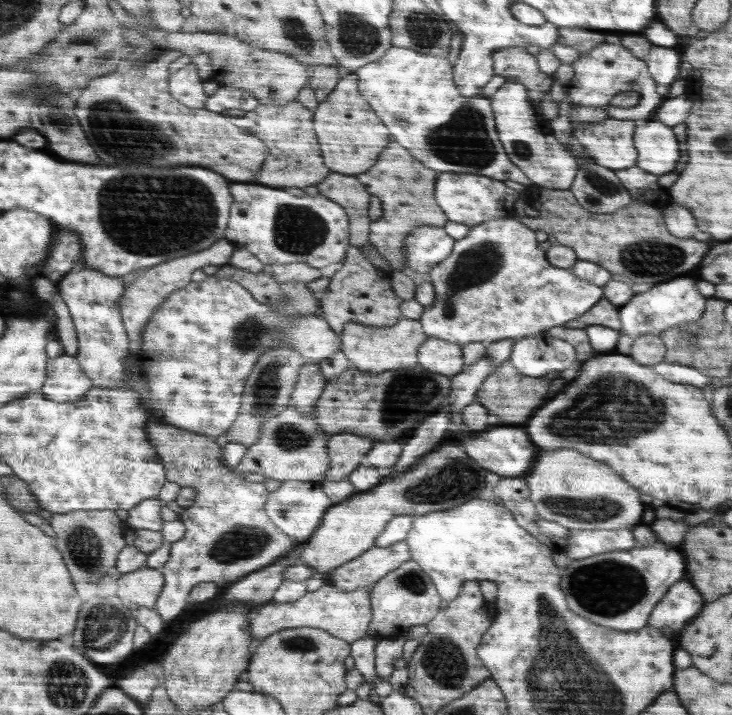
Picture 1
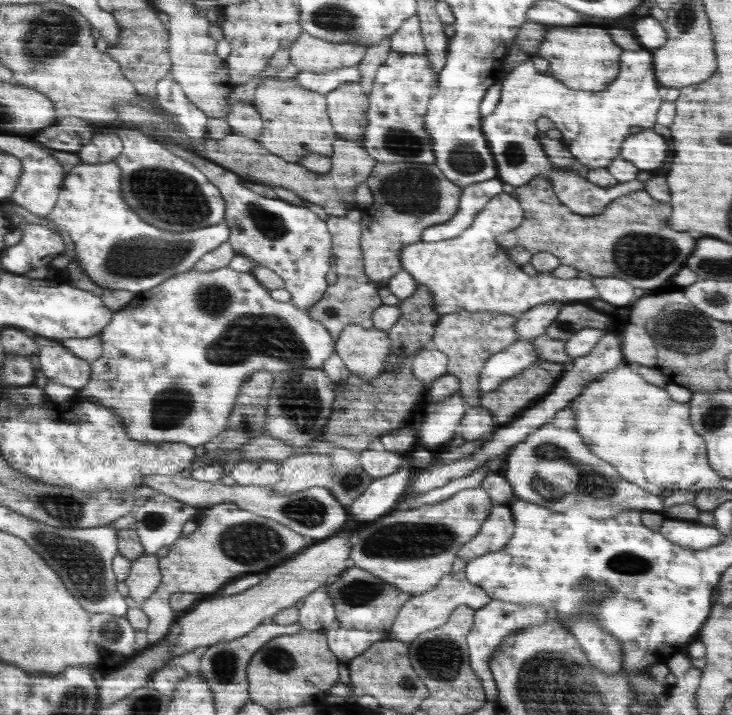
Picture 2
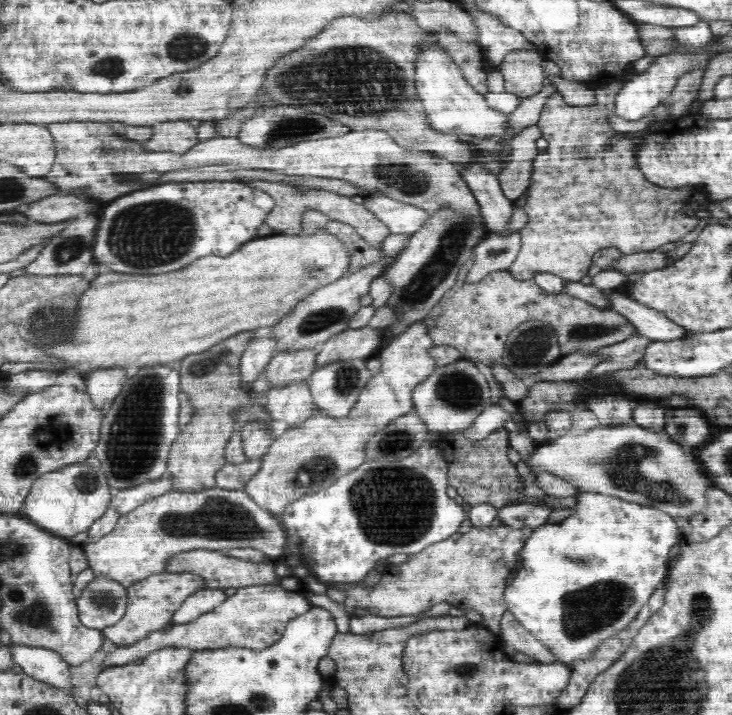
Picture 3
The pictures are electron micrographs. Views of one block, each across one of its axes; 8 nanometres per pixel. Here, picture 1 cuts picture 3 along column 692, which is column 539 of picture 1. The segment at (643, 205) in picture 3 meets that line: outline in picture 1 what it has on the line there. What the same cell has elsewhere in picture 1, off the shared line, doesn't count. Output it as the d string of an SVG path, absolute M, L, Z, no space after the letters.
M540 188L540 200L545 202L545 198L546 203L541 205L544 210L540 210L538 218L520 217L515 213L511 214L511 218L524 220L532 232L554 236L559 245L572 248L579 260L594 262L619 279L626 276L626 281L632 286L644 282L654 286L674 280L703 262L704 254L710 250L706 242L676 238L668 232L662 212L656 206L646 206L647 202L632 201L628 207L620 208L613 214L595 214L587 212L570 190Z

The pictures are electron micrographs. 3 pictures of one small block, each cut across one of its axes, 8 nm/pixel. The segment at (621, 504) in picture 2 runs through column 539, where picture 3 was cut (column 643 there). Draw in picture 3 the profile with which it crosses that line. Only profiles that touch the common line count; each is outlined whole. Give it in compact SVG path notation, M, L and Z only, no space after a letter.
M636 423L628 424L610 424L610 425L600 425L583 432L576 432L574 430L568 430L566 434L558 437L554 442L538 443L536 450L525 460L527 466L530 469L537 469L544 472L544 474L549 474L562 478L571 482L574 486L577 486L580 490L586 492L598 492L606 496L617 496L622 500L634 501L636 504L654 504L654 508L660 509L660 511L665 512L672 518L681 516L690 516L698 514L707 507L706 493L708 489L714 487L714 484L709 480L702 467L699 465L695 452L684 452L684 450L690 450L689 448L682 448L678 444L674 444L671 438L668 438L664 432L652 432L651 430L646 430Z

